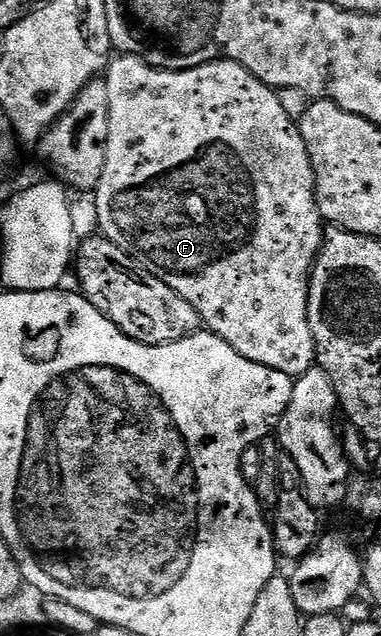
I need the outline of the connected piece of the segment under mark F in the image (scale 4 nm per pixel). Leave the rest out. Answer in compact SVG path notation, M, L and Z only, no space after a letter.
M118 55L106 66L104 80L108 87L108 159L104 159L104 175L100 175L100 183L93 194L93 197L95 196L94 205L98 208L98 225L102 228L99 229L101 236L106 237L112 243L116 243L116 247L124 250L133 261L140 263L148 271L152 271L152 275L156 275L156 279L168 283L168 287L172 287L172 291L176 291L176 295L180 295L180 299L187 301L198 312L199 322L209 332L215 333L220 339L224 339L224 343L228 343L240 355L244 355L244 359L252 359L252 363L260 363L272 371L280 371L284 375L295 379L303 377L307 371L315 368L316 365L312 327L308 323L308 291L310 290L310 273L314 270L314 261L322 250L324 222L316 203L314 172L312 171L312 163L308 159L308 147L304 143L302 132L298 129L298 122L290 118L288 111L284 111L284 107L280 107L280 99L275 90L265 85L260 79L256 79L256 75L252 75L244 67L236 64L235 61L213 61L195 69L157 69L146 61L142 61L139 57Z

